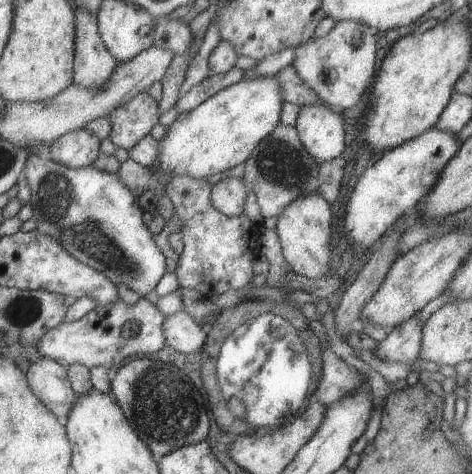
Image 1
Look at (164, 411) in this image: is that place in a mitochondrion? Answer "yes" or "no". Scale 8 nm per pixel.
yes

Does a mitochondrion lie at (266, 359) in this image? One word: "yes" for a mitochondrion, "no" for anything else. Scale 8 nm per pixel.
yes

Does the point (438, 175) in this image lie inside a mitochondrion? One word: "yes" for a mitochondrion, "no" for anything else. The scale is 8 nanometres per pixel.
no

